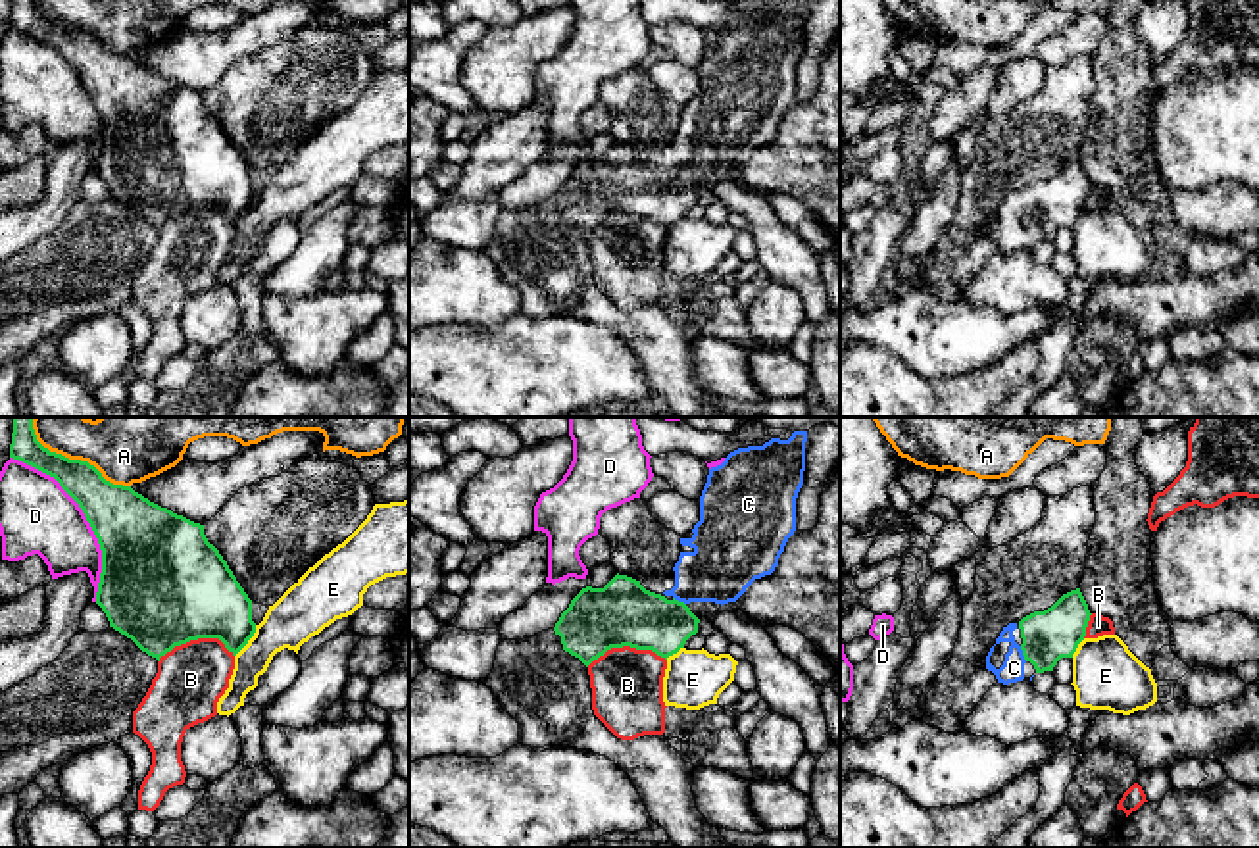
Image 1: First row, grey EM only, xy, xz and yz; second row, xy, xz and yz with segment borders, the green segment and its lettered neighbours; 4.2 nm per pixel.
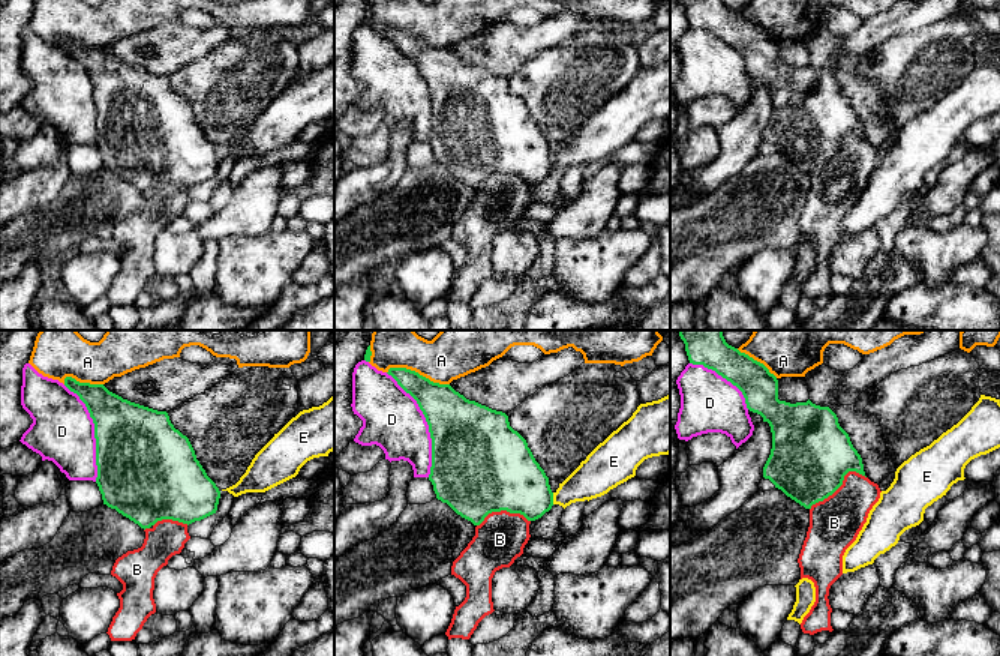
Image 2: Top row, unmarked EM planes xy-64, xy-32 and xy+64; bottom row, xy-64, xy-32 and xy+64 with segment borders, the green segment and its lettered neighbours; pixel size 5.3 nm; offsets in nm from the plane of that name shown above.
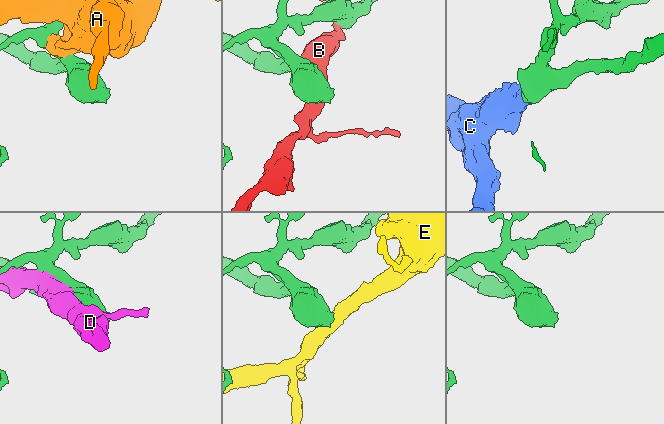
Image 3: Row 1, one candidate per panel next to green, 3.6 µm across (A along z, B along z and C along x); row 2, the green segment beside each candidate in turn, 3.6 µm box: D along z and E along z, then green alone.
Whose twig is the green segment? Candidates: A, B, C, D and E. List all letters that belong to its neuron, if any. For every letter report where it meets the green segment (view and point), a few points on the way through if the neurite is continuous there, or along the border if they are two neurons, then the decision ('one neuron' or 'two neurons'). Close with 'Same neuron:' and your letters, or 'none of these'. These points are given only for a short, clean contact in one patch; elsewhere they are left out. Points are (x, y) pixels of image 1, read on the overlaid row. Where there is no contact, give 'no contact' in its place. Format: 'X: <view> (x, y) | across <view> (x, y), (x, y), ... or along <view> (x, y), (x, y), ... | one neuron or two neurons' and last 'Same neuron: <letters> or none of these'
A: xy (74, 460) | two neurons
B: xy (195, 639) | two neurons
C: yz (1023, 654) | across yz (1054, 633), (1023, 654), (1013, 668) | one neuron
D: xy (85, 516) | two neurons
E: xy (248, 639) | two neurons
Same neuron: C

